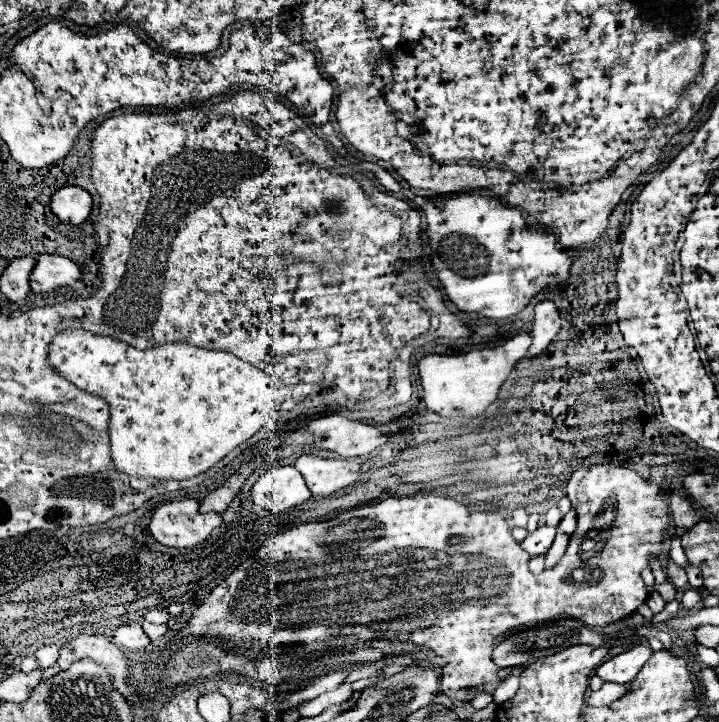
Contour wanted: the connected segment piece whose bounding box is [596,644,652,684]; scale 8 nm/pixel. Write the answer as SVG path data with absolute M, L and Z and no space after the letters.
M636 644L630 650L606 660L596 668L596 674L604 682L616 682L616 684L628 684L636 678L640 668L648 662L652 656L652 650L644 644Z

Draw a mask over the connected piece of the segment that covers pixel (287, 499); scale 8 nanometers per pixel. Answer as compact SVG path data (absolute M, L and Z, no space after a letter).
M280 466L264 472L252 486L254 504L270 512L290 510L310 498L304 478L294 466Z

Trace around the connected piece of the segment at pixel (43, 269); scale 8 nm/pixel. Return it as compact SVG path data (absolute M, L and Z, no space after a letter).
M38 254L34 258L36 258L36 268L32 270L30 286L32 292L36 294L52 292L82 278L80 266L74 264L70 258L54 254Z

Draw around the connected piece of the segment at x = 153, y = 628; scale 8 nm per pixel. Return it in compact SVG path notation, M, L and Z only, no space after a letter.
M142 622L142 626L144 626L144 632L146 632L146 636L150 638L150 640L156 640L156 638L160 638L160 636L164 636L166 634L166 624L162 624L162 626L156 626L156 624L150 624L150 622Z

